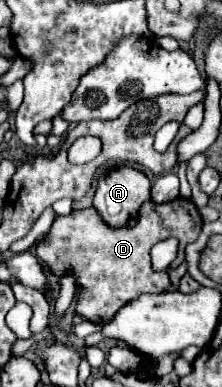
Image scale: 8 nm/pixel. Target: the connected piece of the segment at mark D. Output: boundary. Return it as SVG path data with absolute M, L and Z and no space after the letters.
M175 199L175 201L169 201L169 203L161 203L161 205L157 205L153 201L147 201L147 203L141 205L139 215L131 225L113 227L113 229L101 219L101 215L93 207L87 207L87 209L71 211L65 217L57 217L55 223L51 225L49 233L37 243L37 255L45 265L49 265L51 273L55 273L55 275L63 275L65 271L75 273L77 283L83 287L83 293L77 301L77 313L81 317L85 317L87 321L105 325L107 321L111 321L117 315L117 311L123 305L127 305L135 297L145 295L145 293L163 293L171 287L169 273L167 271L155 271L151 267L149 251L155 243L163 241L163 239L169 239L169 237L177 237L179 239L179 257L171 263L171 269L175 269L185 259L185 247L199 237L201 225L203 225L203 219L199 215L199 209L189 199Z

